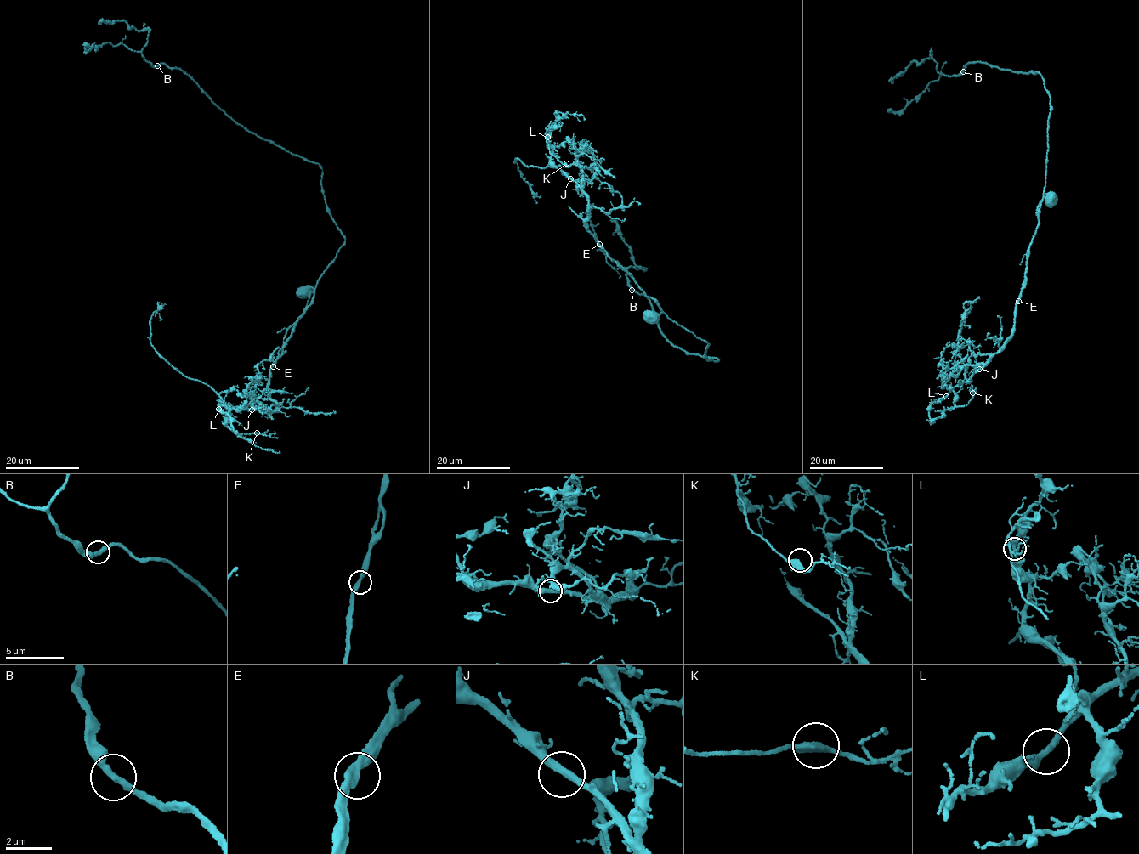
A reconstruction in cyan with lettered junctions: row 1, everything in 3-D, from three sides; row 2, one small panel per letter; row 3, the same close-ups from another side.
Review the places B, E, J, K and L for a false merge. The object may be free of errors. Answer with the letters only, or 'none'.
none

